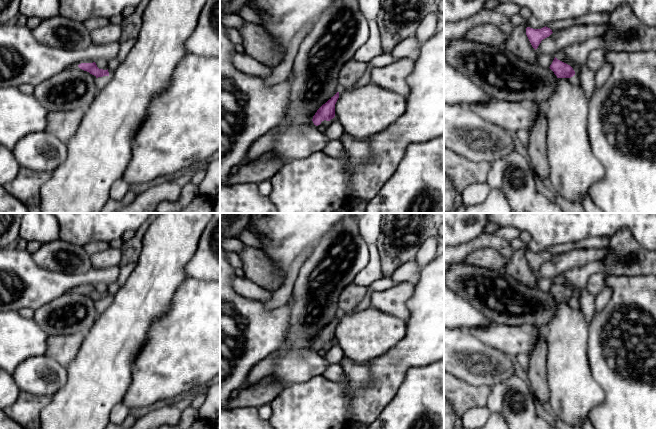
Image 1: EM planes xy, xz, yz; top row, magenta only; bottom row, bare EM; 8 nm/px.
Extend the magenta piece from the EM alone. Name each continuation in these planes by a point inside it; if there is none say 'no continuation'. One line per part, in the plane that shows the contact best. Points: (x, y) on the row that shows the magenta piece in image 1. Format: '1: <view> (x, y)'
1: xy (74, 66)

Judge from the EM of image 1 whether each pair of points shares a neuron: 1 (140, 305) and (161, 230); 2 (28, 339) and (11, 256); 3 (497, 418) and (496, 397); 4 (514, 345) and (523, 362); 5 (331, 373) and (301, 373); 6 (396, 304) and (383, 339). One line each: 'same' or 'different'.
1: same
2: different
3: different
4: different
5: different
6: different

